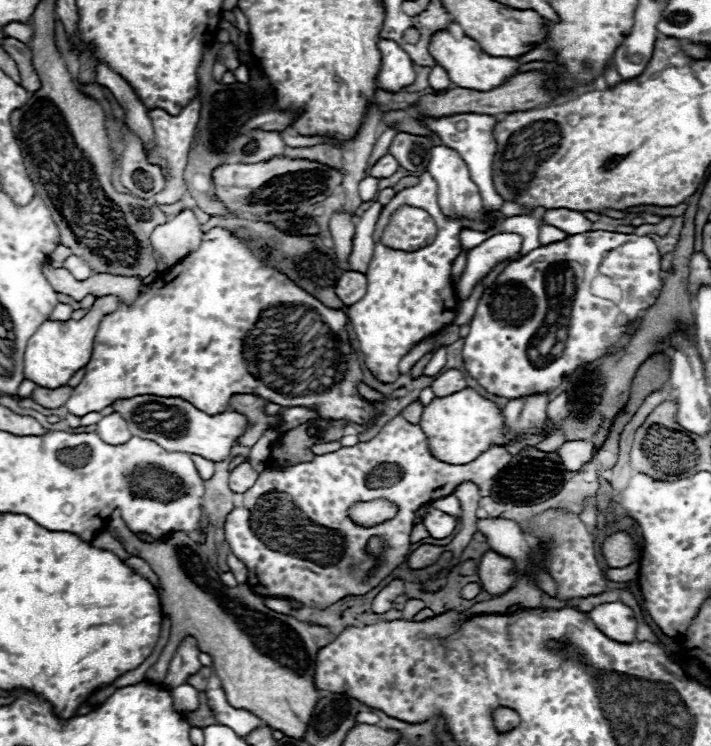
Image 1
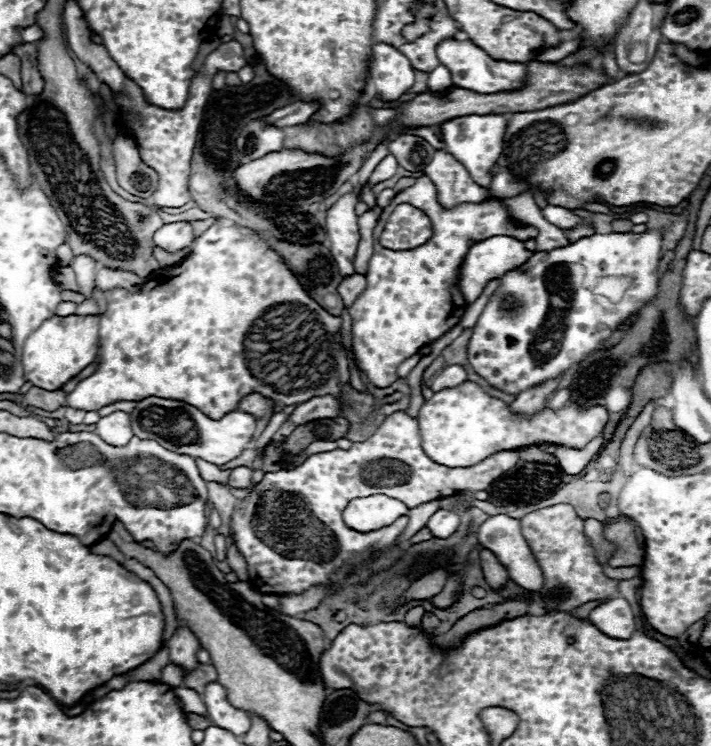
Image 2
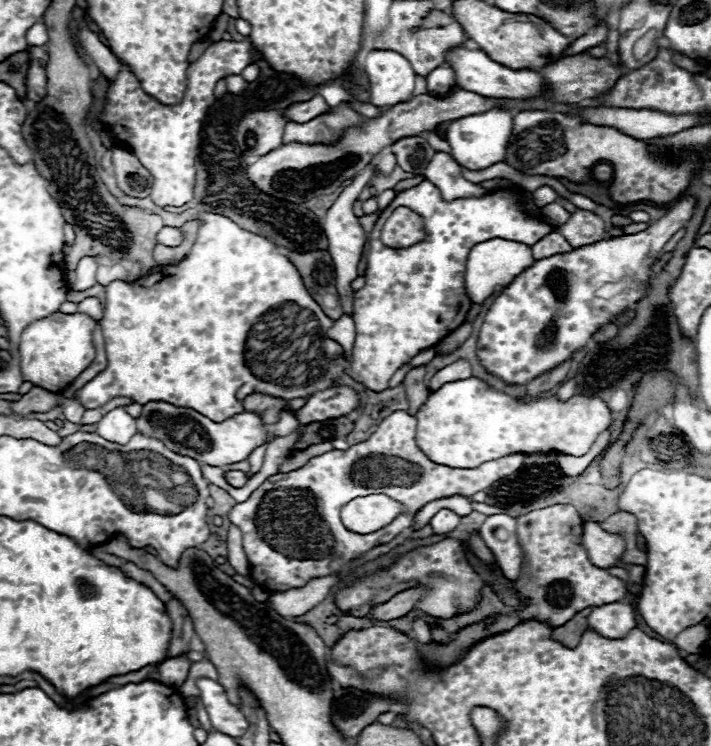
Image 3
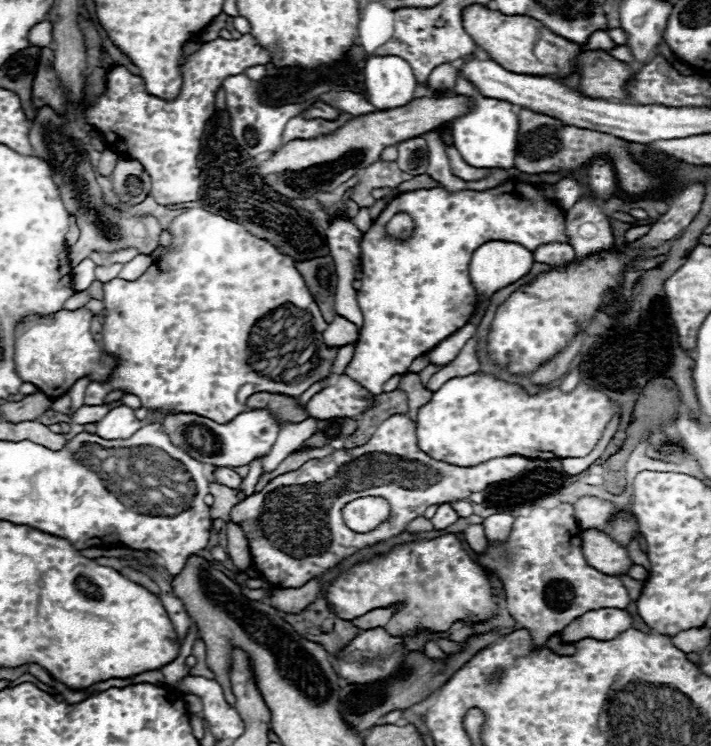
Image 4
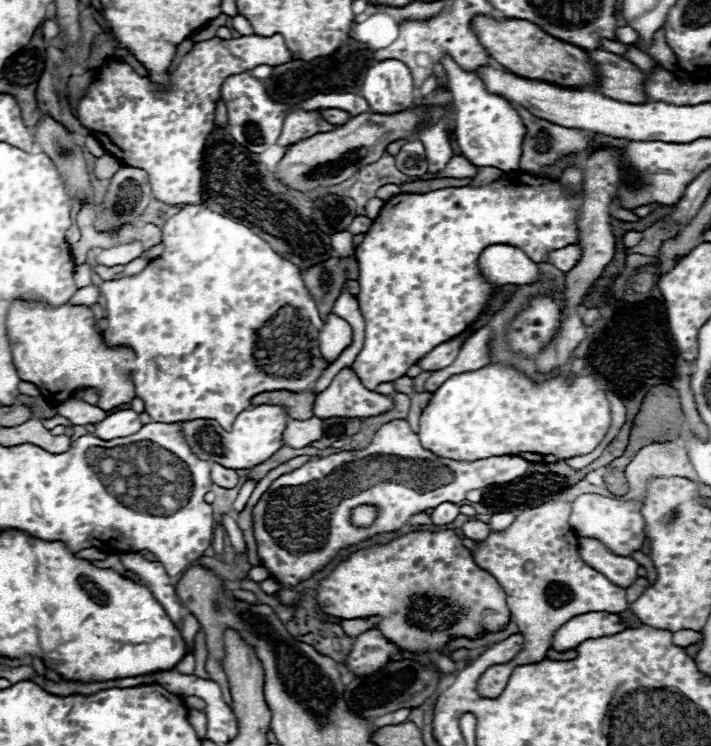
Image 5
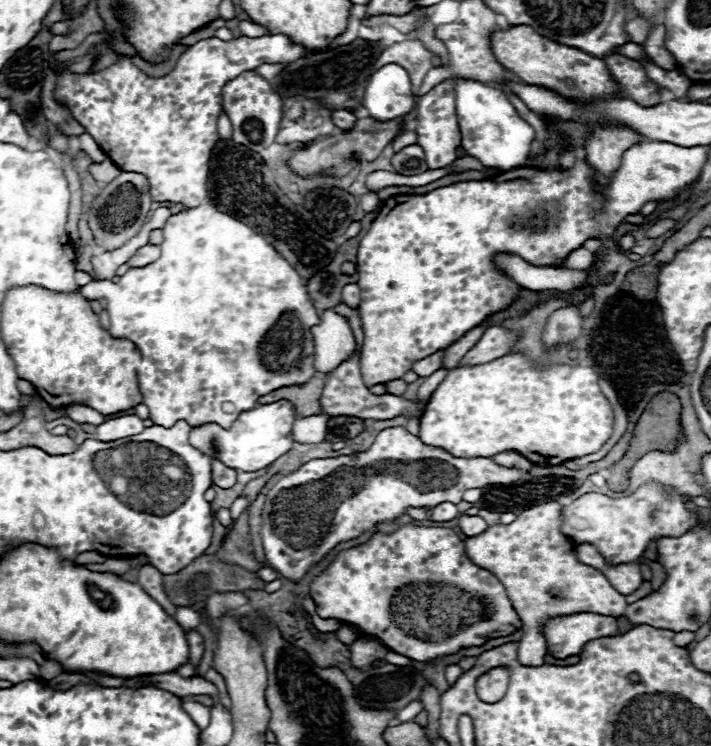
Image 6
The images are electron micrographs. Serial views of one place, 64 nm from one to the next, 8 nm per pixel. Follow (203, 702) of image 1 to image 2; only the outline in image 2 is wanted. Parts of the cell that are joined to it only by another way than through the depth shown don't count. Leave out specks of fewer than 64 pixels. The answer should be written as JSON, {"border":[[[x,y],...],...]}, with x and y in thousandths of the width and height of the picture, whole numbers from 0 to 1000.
{"border":[[[264,954],[262,962],[264,962],[264,971],[267,971],[273,979],[290,979],[290,976],[298,971],[295,962],[281,960],[281,957],[270,957],[270,954]]]}

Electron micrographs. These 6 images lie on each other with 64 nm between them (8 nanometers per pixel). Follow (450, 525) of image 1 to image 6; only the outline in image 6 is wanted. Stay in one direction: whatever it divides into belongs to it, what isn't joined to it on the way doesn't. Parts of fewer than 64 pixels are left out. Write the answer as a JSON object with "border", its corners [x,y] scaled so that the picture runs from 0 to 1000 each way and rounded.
{"border":[[[624,673],[624,676],[605,681],[605,697],[610,697],[610,700],[630,700],[630,697],[641,694],[644,689],[647,686],[644,686],[641,676],[636,676],[636,673]]]}

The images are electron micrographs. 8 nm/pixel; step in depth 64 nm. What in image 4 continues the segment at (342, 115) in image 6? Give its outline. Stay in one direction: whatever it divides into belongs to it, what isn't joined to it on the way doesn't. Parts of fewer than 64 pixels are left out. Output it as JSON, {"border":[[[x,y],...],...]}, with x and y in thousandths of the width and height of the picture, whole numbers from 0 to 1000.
{"border":[[[447,134],[436,145],[430,145],[428,150],[422,150],[422,155],[428,155],[428,158],[459,158],[459,161],[467,161],[467,158],[475,155],[475,147],[467,145],[467,142],[461,142],[459,137]]]}

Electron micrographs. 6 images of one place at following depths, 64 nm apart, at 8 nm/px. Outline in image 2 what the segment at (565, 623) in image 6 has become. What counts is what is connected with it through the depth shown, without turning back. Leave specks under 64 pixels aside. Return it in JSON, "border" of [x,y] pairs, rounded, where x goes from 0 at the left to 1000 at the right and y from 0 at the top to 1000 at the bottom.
{"border":[[[866,802],[844,810],[830,820],[830,834],[858,855],[883,858],[895,845],[895,831],[886,810],[878,802]]]}

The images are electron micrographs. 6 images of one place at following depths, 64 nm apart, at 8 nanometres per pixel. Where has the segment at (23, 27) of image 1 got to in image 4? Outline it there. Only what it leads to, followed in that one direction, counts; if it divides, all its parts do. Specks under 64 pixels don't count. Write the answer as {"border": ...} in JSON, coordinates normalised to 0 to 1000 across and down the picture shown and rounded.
{"border":[[[62,27],[62,29],[51,32],[39,46],[39,56],[42,56],[42,62],[70,62],[70,56],[73,56],[70,29]]]}

